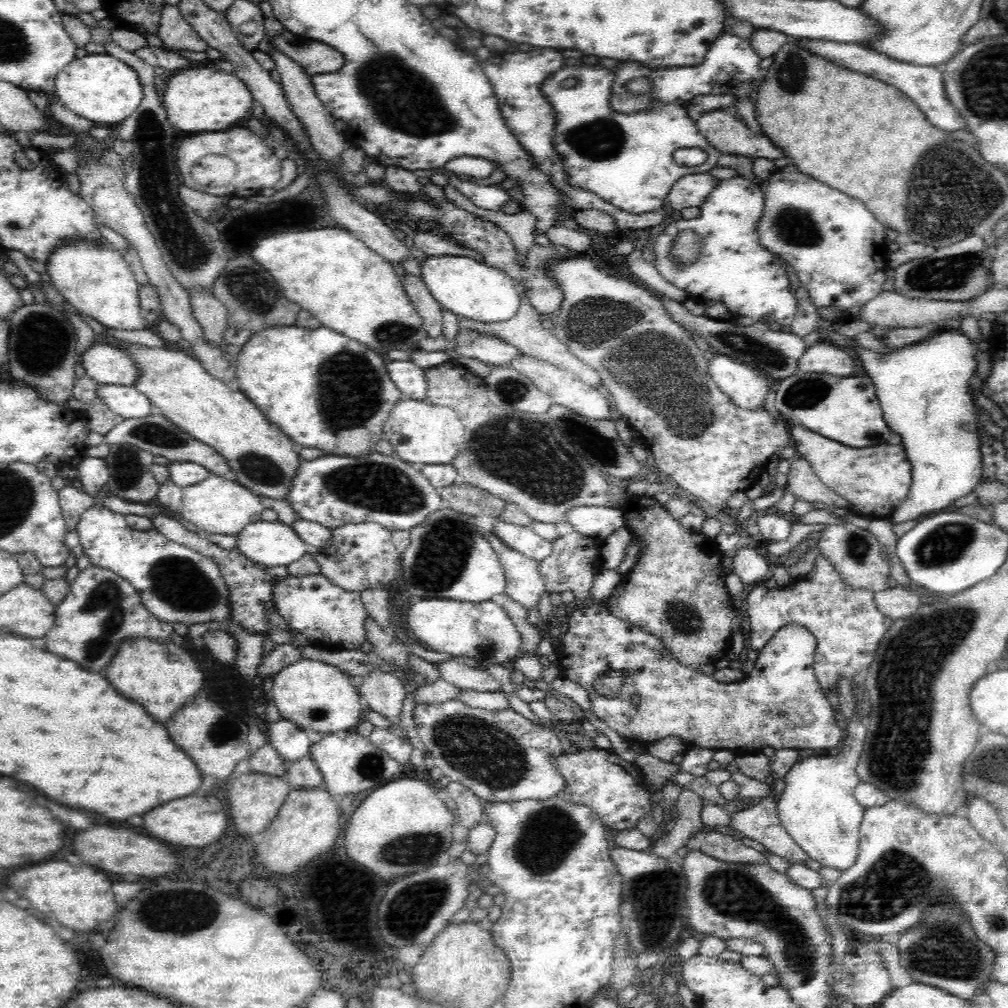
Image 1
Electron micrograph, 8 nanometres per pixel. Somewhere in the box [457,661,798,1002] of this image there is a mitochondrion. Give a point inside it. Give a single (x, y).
(548, 836)

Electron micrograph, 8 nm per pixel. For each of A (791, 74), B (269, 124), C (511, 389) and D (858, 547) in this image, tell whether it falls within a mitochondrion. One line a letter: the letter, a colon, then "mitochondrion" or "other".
A: mitochondrion
B: other
C: mitochondrion
D: mitochondrion

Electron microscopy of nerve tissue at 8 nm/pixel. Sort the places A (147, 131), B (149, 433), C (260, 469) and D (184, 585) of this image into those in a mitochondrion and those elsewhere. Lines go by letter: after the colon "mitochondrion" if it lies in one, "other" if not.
A: mitochondrion
B: mitochondrion
C: mitochondrion
D: mitochondrion

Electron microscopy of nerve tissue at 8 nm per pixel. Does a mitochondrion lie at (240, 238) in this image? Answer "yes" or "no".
no

